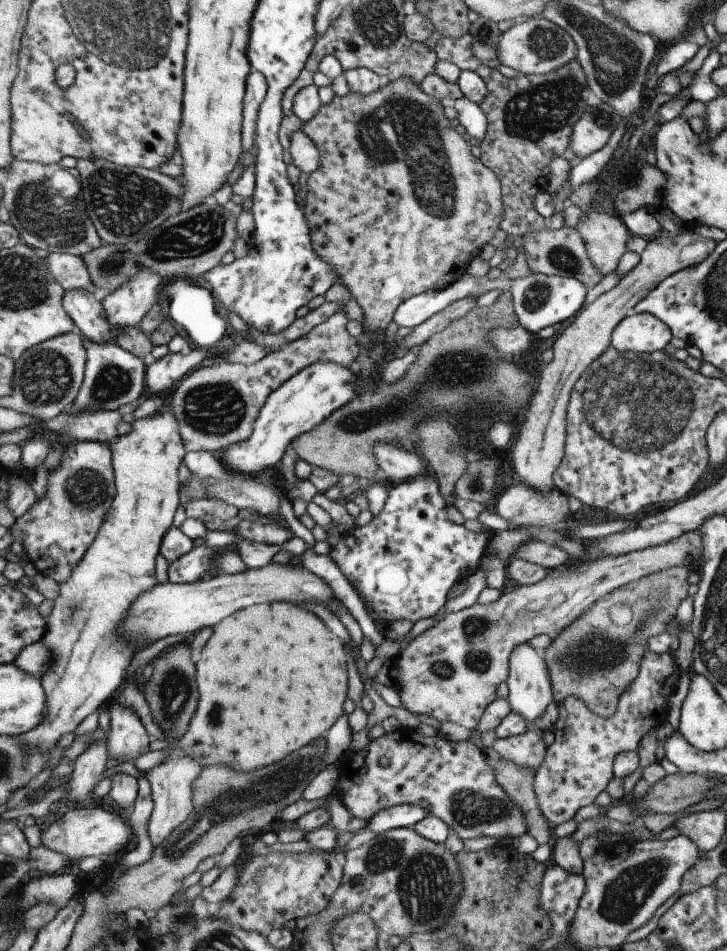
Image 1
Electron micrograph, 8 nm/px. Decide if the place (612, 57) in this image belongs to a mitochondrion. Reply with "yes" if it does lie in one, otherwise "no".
yes

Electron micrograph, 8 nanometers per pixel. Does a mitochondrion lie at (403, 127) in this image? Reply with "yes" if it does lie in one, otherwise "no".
yes

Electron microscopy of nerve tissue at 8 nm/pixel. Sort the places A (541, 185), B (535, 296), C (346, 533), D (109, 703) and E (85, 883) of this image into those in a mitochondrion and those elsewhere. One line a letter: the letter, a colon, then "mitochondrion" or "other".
A: other
B: mitochondrion
C: other
D: other
E: other

